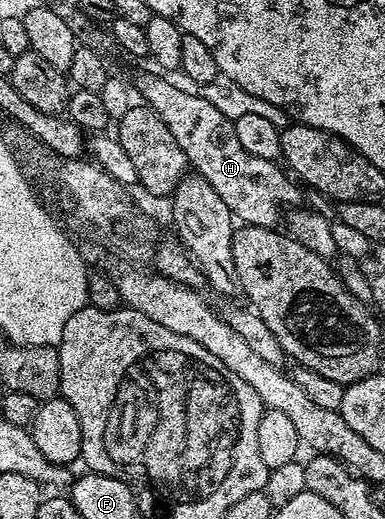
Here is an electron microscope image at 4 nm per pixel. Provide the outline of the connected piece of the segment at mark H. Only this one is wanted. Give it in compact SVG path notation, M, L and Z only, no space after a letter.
M152 72L142 73L136 84L134 80L135 91L139 99L141 96L152 107L153 114L164 123L161 124L163 131L174 134L174 142L182 146L182 154L186 154L195 175L206 178L206 182L214 186L218 198L226 202L233 217L241 225L276 228L280 211L283 208L295 209L301 203L301 185L277 161L266 161L265 158L256 158L250 154L238 142L233 121L226 118L222 110L210 106L210 102L206 102L199 91L179 88L168 81L171 79L167 75Z

